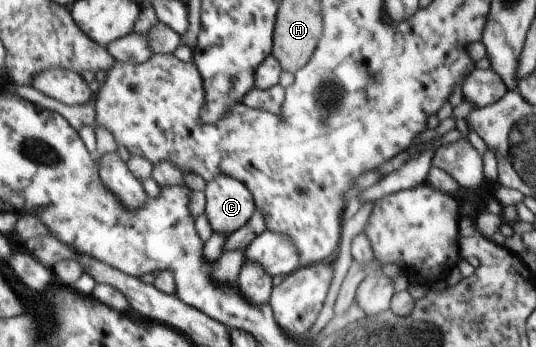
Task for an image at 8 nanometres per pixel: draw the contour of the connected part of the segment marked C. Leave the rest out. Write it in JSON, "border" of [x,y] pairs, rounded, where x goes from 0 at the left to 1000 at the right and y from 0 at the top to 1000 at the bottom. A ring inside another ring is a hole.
{"border":[[[409,504],[386,539],[384,617],[405,671],[427,683],[476,625],[481,585],[474,556],[446,513]]]}

